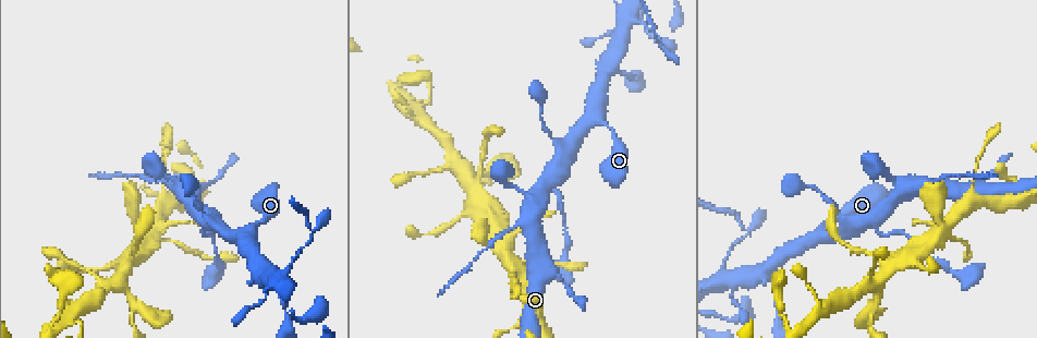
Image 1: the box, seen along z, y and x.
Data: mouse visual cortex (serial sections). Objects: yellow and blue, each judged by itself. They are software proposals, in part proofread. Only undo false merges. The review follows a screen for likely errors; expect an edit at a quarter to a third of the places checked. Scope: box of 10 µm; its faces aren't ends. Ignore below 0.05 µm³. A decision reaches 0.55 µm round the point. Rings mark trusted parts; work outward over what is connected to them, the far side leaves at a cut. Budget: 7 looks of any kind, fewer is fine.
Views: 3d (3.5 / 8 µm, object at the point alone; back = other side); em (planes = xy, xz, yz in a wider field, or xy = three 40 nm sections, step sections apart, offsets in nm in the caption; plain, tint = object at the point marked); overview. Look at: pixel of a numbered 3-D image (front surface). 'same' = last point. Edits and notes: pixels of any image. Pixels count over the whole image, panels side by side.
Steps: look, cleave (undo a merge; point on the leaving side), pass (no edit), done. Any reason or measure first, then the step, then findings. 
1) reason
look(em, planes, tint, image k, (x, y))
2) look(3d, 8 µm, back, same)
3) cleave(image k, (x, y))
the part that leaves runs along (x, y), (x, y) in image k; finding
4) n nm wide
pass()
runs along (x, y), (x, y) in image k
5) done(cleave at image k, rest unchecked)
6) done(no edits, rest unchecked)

thin neck
look(3d, 3.5 µm, image 1, (287, 313))

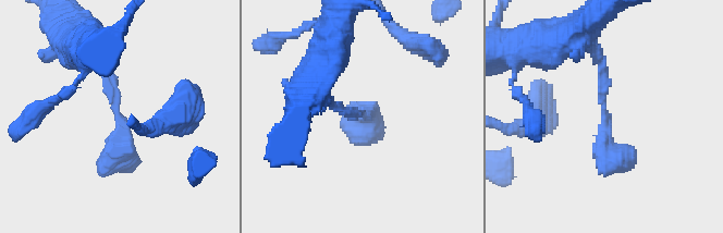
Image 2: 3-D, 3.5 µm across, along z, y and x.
arms of 150, 350 nm; shape alone is not enough
look(em, xy, step 5, tint, image 2, (118, 113))

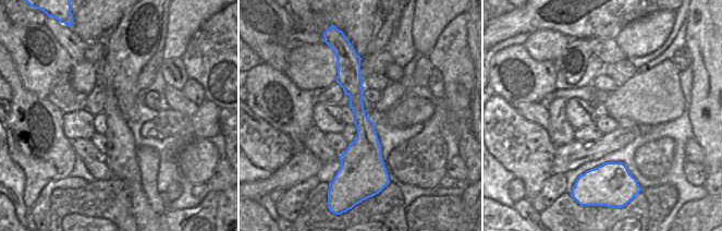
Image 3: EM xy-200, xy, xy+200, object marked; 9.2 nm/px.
pass()
runs along (352, 58), (369, 171) in image 3; continuous, no second cell

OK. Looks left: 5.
calibre changes
look(3d, 8 µm, image 1, (297, 254))

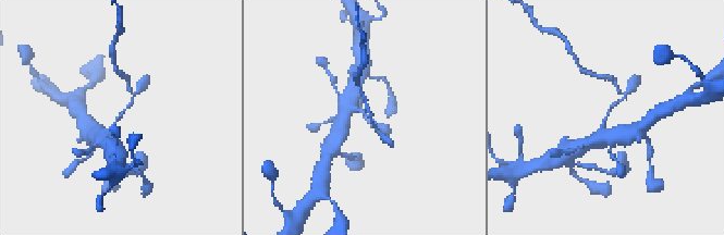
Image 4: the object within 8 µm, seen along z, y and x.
arms of 100, 300 nm
look(em, planes, tint, same)

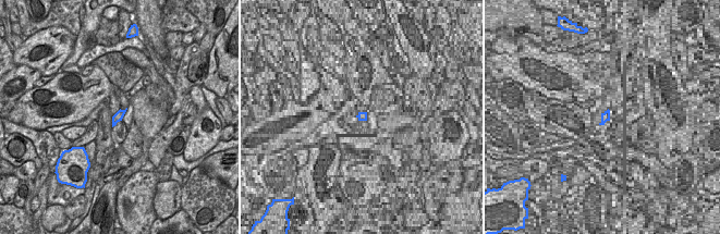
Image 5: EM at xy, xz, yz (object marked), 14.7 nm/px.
pass()
runs along (102, 136), (130, 108), (133, 96) in image 4; continuous, no second cell

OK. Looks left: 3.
small branch off a trunk
look(3d, 8 µm, image 1, (878, 226))

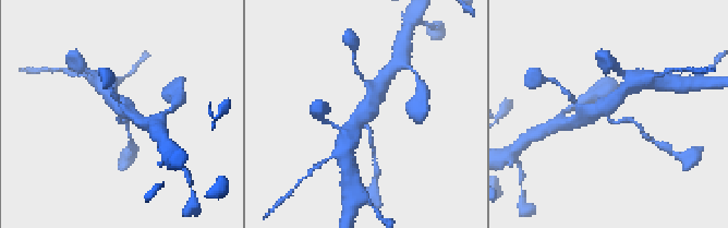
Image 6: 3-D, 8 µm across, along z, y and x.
look(3d, 3.5 µm, same)

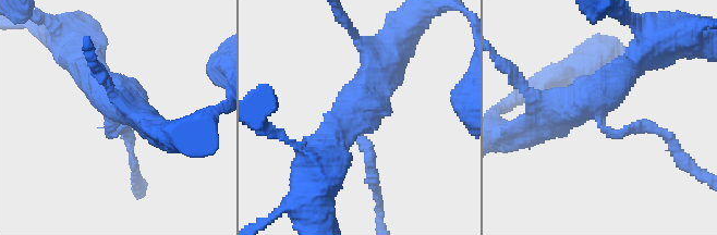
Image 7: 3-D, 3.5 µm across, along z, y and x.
3 arms; arms of 150, 400, 450 nm; need the tissue
look(em, xy, step 5, tint, image 7, (116, 117))

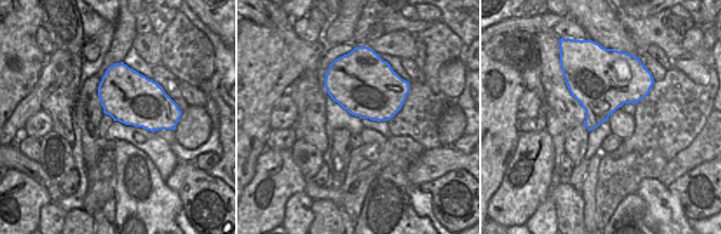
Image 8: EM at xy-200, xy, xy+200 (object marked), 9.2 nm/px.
pass()
one cell here

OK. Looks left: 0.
done(no edits, rest unchecked)

